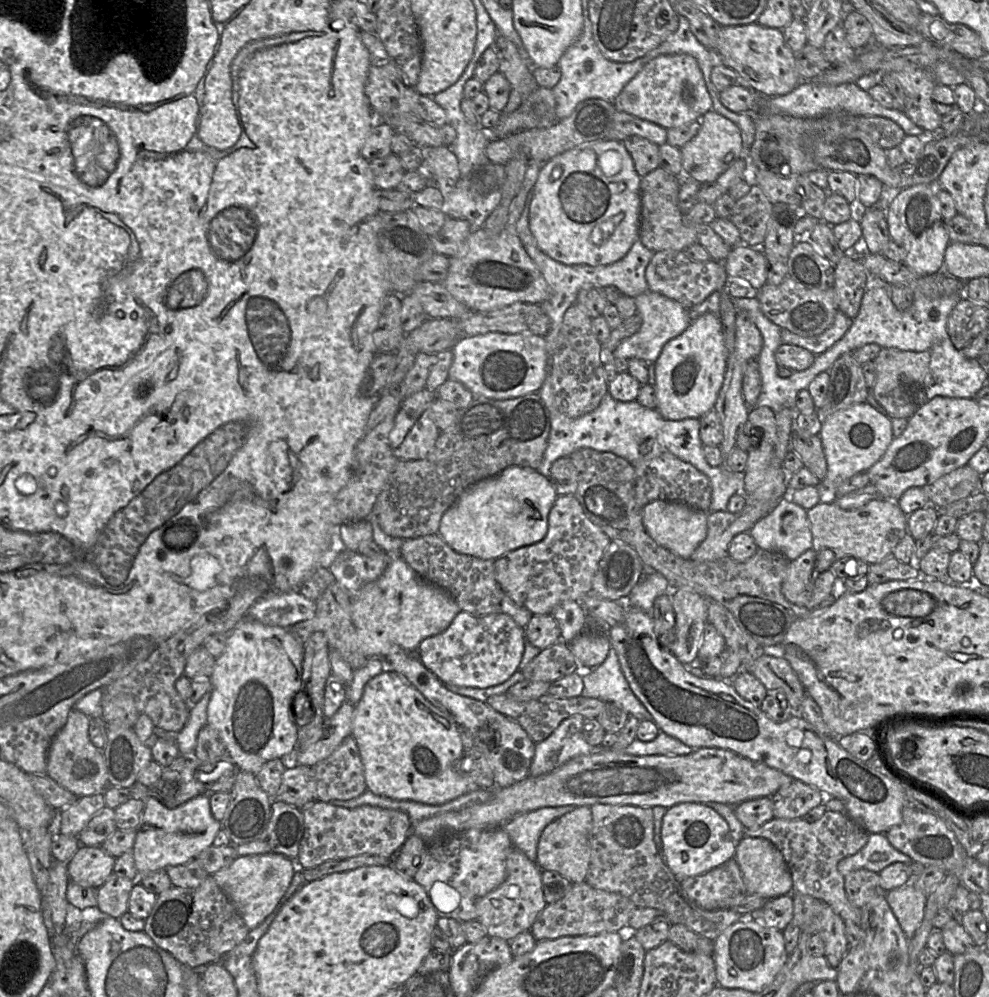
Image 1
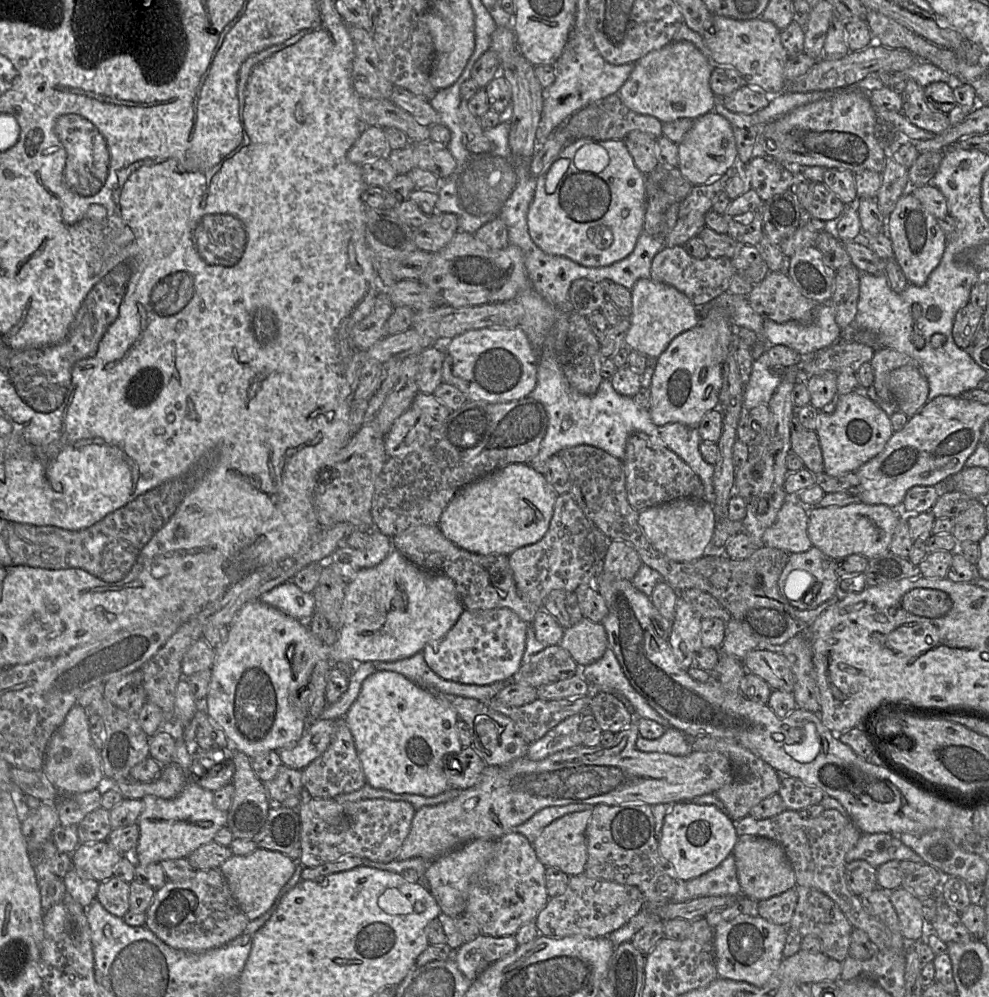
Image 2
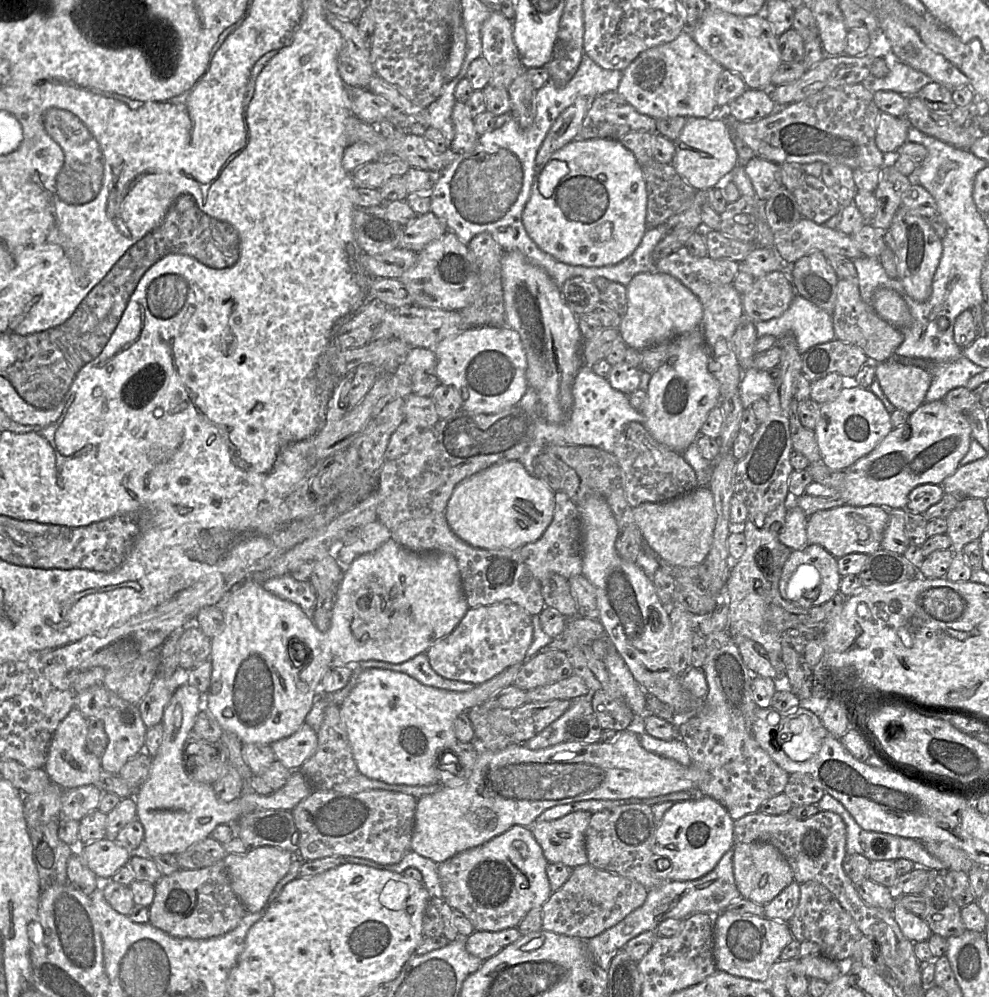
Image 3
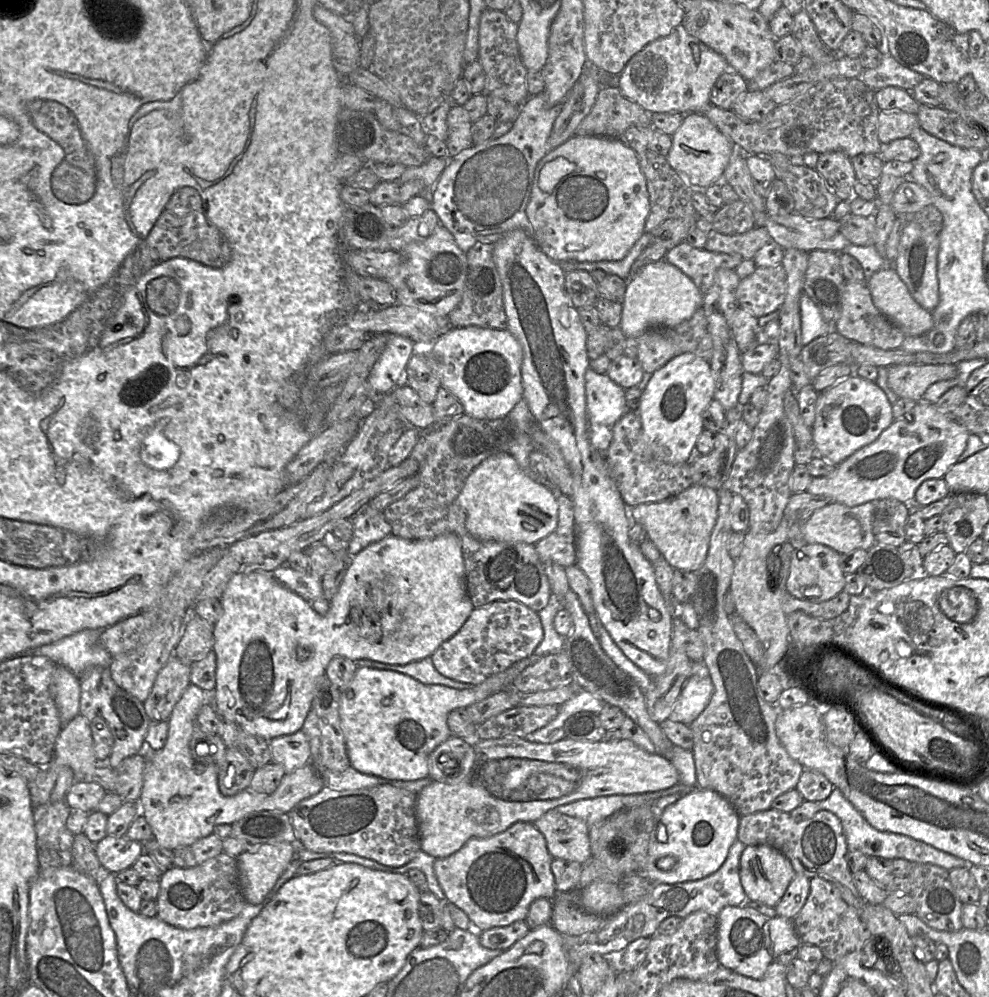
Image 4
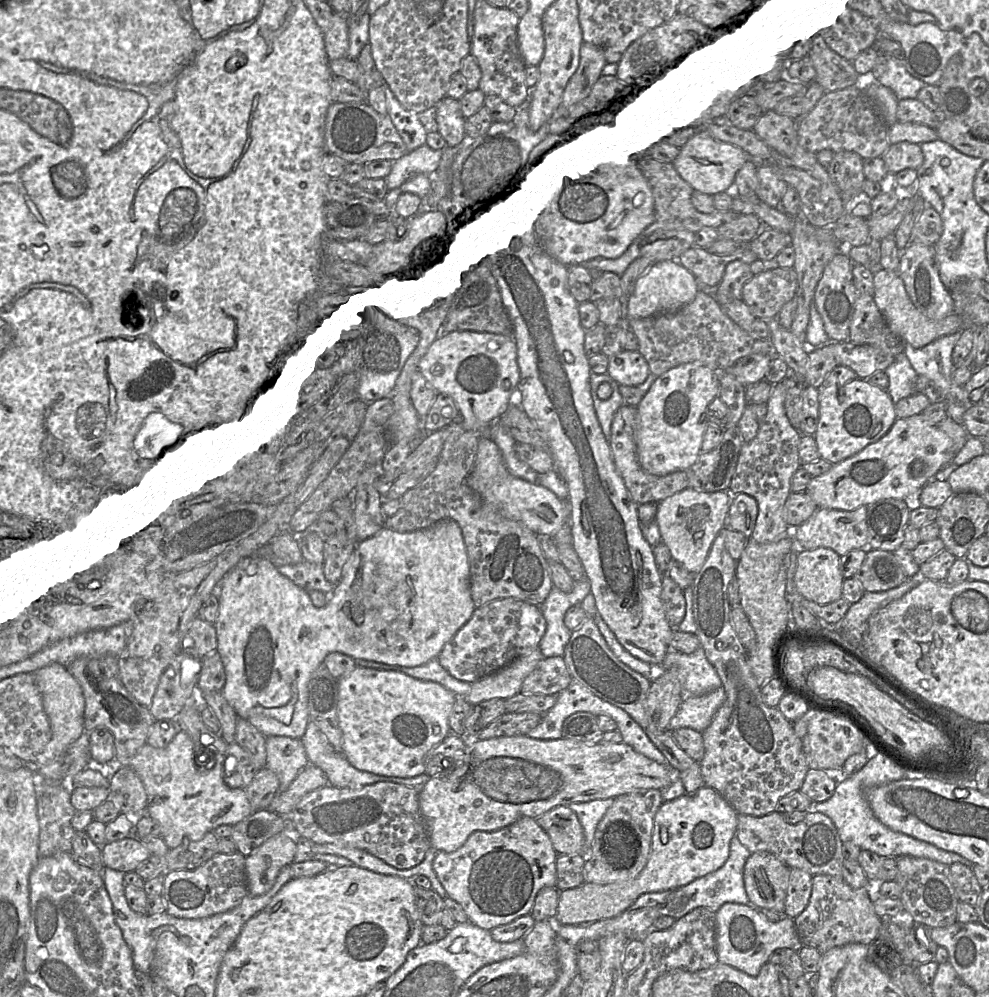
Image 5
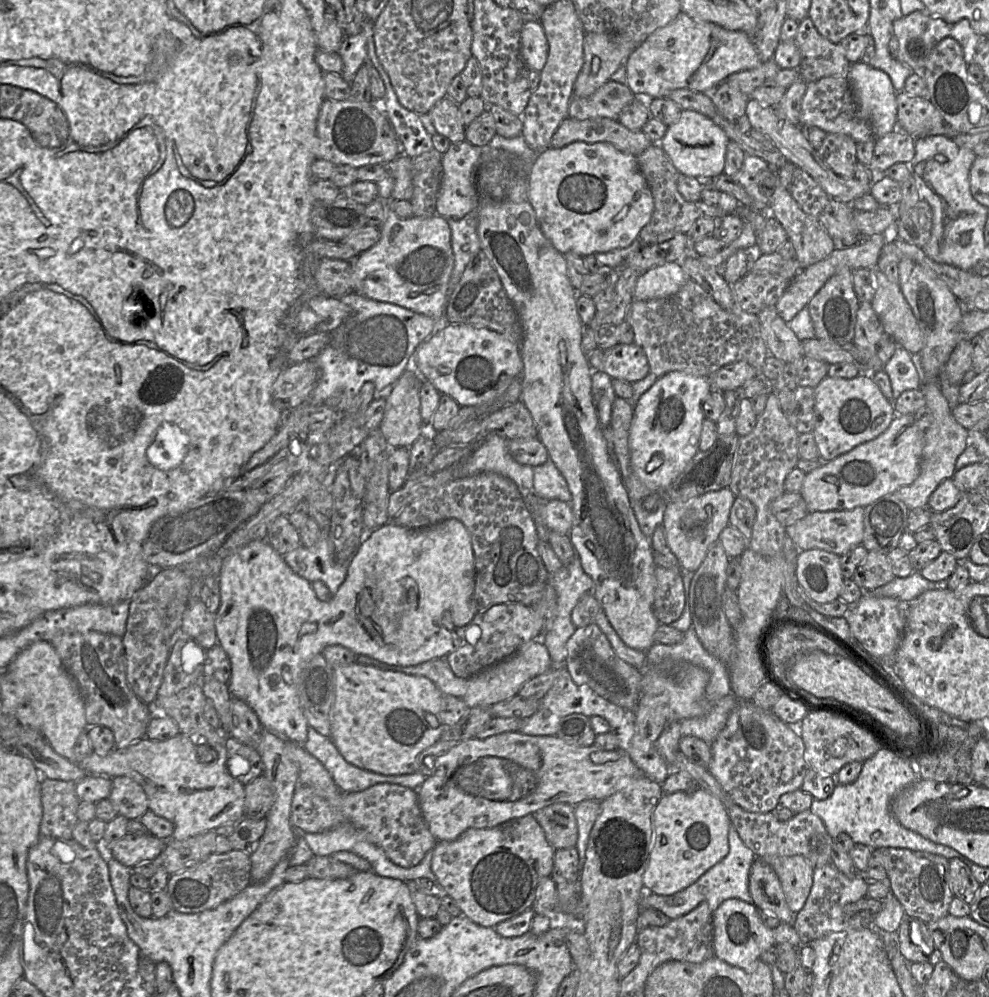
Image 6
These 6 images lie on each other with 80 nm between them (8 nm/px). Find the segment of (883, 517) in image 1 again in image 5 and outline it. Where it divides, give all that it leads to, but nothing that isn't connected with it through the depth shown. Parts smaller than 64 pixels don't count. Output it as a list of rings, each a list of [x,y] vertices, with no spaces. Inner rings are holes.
[[[860,506],[850,511],[819,508],[808,520],[792,529],[792,536],[797,547],[804,550],[824,547],[843,556],[854,549],[866,549],[869,542],[867,507]]]

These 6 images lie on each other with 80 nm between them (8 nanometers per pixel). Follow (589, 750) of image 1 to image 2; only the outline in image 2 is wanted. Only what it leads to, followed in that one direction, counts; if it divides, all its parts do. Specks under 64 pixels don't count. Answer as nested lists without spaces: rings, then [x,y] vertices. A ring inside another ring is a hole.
[[[575,714],[560,722],[541,739],[529,745],[526,757],[540,761],[556,752],[582,745],[578,730],[582,718],[582,714]]]

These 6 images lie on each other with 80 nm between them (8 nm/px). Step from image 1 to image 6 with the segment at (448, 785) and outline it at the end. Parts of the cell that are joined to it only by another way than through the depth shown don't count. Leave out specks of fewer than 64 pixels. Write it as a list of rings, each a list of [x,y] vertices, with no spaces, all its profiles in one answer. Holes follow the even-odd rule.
[[[353,662],[332,668],[335,701],[330,738],[354,766],[382,775],[419,771],[419,755],[437,743],[445,726],[441,719],[444,695],[428,678],[382,670]]]

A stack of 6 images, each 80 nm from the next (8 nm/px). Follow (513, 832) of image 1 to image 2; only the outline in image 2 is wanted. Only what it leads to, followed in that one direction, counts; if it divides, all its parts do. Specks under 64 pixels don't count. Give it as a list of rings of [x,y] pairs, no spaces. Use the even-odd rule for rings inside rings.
[[[583,803],[546,807],[535,813],[523,824],[514,827],[512,831],[522,834],[533,845],[534,841],[538,838],[543,829],[553,821],[568,813],[584,811],[587,809],[593,810],[593,808],[593,805]]]

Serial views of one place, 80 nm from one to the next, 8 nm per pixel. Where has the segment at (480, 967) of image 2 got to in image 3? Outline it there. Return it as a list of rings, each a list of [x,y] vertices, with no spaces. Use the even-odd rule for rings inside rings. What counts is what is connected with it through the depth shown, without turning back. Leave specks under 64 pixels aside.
[[[507,928],[497,932],[474,931],[464,938],[468,953],[485,961],[498,954],[521,936],[518,928]]]

